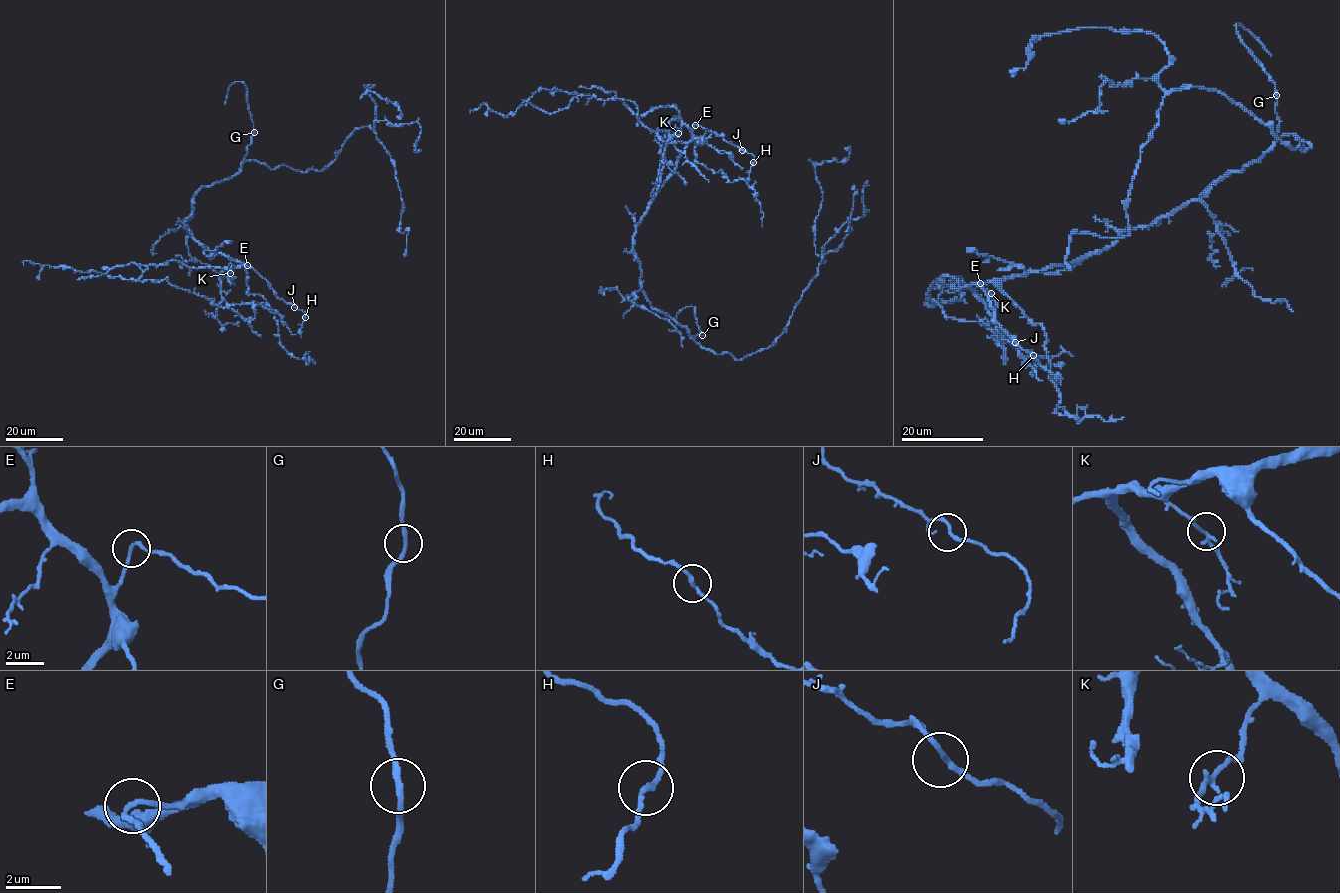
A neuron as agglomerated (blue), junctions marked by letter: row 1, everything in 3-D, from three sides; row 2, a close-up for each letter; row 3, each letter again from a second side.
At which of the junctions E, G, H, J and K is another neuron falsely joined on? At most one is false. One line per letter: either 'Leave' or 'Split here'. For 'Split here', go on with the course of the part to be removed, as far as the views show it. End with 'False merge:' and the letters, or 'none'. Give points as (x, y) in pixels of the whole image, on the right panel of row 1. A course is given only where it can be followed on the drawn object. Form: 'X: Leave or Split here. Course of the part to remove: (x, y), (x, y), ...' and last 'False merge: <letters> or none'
E: Leave
G: Leave
H: Leave
J: Leave
K: Leave
False merge: none

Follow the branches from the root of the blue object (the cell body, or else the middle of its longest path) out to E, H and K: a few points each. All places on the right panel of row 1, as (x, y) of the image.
E: (1217, 180), (1198, 198), (1160, 216), (1150, 225), (1126, 229), (1110, 245), (1098, 251), (1037, 272), (979, 283)
H: (1217, 180), (1198, 198), (1150, 225), (1126, 229), (1098, 251), (1037, 272), (981, 282), (995, 320), (1033, 355)
K: (1217, 180), (1198, 198), (1150, 225), (1126, 229), (1098, 251), (1070, 263), (979, 285), (991, 293)

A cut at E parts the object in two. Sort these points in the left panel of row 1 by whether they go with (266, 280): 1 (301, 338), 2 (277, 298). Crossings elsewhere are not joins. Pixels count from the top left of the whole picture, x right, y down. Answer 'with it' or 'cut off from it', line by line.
1: with it
2: with it

